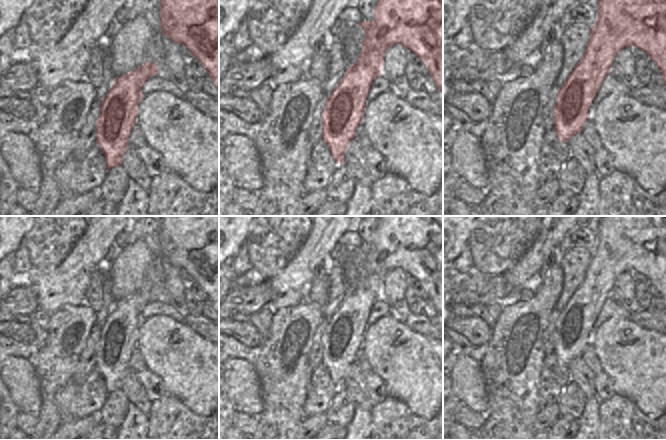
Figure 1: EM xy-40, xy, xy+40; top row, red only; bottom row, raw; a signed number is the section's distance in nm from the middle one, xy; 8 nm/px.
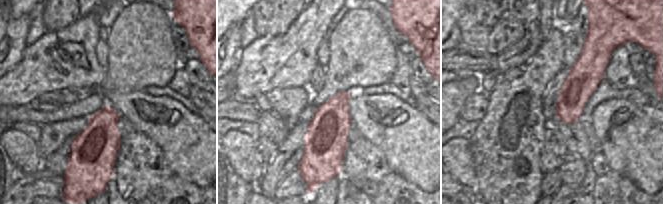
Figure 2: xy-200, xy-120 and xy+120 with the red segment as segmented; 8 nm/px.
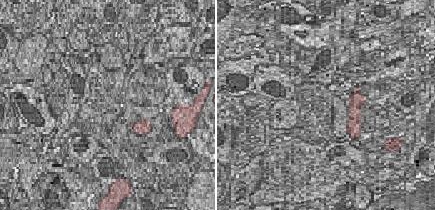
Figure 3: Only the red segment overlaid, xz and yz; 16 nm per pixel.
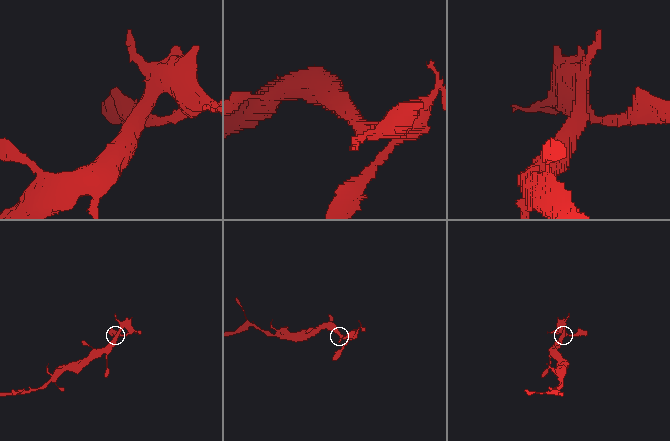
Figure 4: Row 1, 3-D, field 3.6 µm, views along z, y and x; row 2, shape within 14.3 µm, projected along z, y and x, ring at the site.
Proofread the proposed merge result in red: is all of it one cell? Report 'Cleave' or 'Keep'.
Cleave.

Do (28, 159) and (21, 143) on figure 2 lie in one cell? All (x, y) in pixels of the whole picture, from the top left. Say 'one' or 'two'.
one

